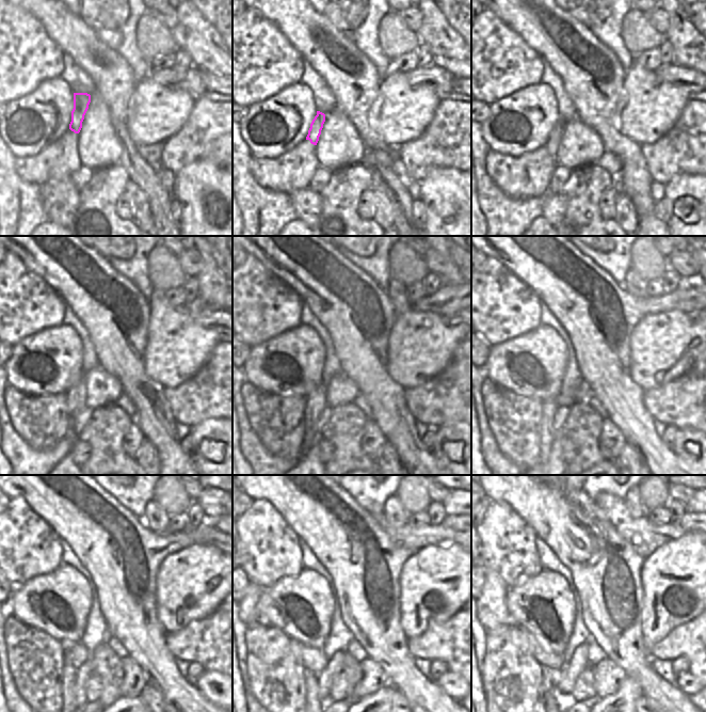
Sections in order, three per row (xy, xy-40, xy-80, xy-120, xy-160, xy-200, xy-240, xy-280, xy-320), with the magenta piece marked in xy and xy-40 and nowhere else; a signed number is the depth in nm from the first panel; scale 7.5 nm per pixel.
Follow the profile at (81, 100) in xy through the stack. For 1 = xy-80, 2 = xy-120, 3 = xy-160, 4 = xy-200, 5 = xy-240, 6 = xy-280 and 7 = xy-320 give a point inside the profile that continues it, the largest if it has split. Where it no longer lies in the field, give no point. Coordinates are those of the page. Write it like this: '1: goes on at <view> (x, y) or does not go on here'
1: goes on at xy-80 (554, 141)
2: goes on at xy-120 (77, 394)
3: goes on at xy-160 (316, 400)
4: goes on at xy-200 (549, 407)
5: goes on at xy-240 (69, 673)
6: goes on at xy-280 (309, 678)
7: goes on at xy-320 (554, 692)

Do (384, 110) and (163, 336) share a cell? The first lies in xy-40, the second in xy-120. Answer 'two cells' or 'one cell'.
one cell

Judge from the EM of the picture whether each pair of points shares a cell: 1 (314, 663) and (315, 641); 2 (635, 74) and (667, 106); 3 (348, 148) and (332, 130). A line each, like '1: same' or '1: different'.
1: different
2: same
3: same

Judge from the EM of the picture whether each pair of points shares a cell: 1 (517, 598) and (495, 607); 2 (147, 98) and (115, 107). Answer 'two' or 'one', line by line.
1: two
2: two

